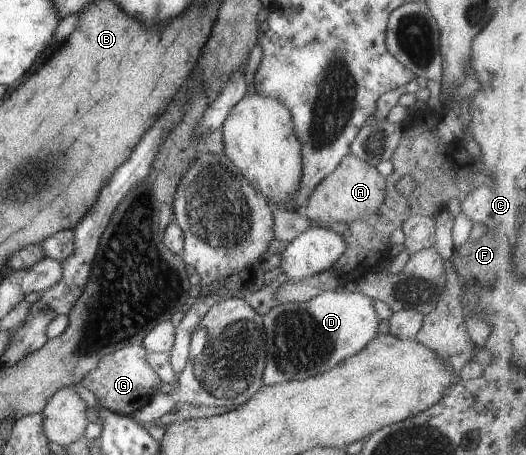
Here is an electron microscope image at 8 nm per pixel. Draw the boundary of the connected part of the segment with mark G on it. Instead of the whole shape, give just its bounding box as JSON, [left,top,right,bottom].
[79,343,162,419]

